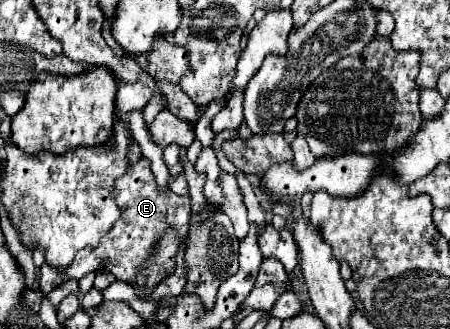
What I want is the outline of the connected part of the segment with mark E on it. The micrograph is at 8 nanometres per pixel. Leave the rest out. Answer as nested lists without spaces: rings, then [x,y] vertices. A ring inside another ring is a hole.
[[[141,158],[137,164],[133,164],[127,174],[117,178],[113,198],[117,206],[121,206],[121,218],[113,224],[113,228],[101,238],[99,246],[95,248],[85,248],[75,256],[71,266],[65,270],[57,268],[41,268],[39,270],[39,288],[43,294],[49,294],[53,288],[57,288],[65,280],[79,280],[81,276],[89,272],[99,272],[99,270],[109,270],[117,280],[135,282],[135,270],[143,266],[143,258],[147,258],[147,250],[151,250],[149,244],[157,242],[159,234],[167,230],[167,226],[175,226],[181,234],[187,234],[189,230],[189,216],[191,216],[191,200],[187,196],[177,196],[169,190],[161,192],[159,188],[149,188],[149,180],[153,178],[153,172],[149,168],[149,160]]]

